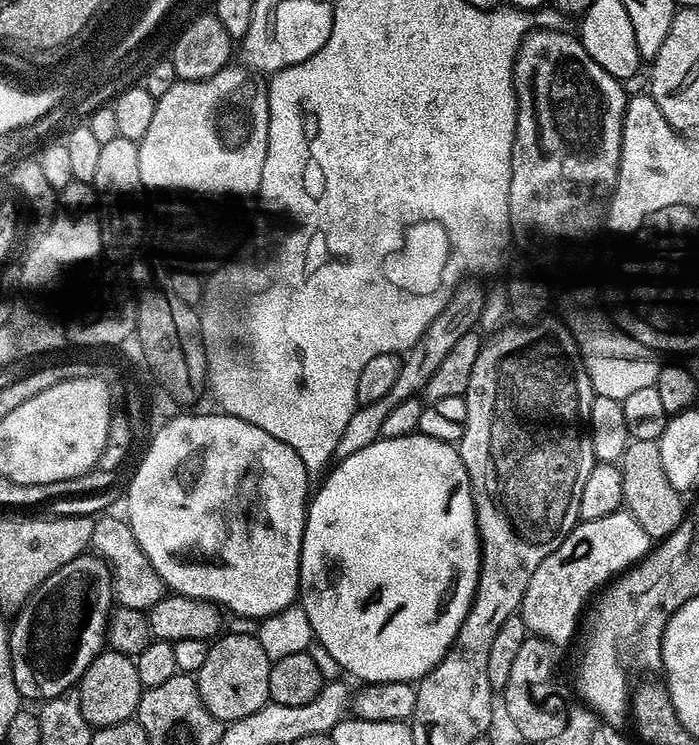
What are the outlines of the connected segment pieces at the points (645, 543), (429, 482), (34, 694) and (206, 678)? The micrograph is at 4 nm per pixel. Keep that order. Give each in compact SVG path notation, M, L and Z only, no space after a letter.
M627 510L606 514L606 518L597 520L581 520L562 546L558 546L558 550L534 570L530 586L526 586L526 594L520 603L520 619L533 637L540 637L553 646L570 643L576 636L576 627L581 627L580 615L584 607L589 607L598 590L635 568L648 556L653 544L646 530L638 526Z
M419 434L390 438L389 440L381 438L370 446L358 450L358 454L343 457L339 463L323 477L323 479L325 478L324 485L317 492L315 489L308 506L308 521L304 527L302 554L300 555L298 603L310 617L315 643L324 647L325 654L342 671L357 676L364 684L402 682L403 680L418 682L427 672L432 672L434 666L438 666L438 662L444 660L444 656L450 650L450 646L470 610L478 586L480 531L476 525L476 507L472 497L470 474L462 462L457 445L438 442L438 438Z
M81 554L66 562L34 594L24 607L19 609L14 634L9 635L10 658L14 682L25 701L52 700L63 692L75 689L82 674L94 662L94 658L105 647L108 635L108 617L112 615L114 597L112 594L112 570L95 554Z
M228 632L211 641L206 662L202 662L199 672L195 673L198 694L214 718L231 722L254 714L269 703L270 672L273 661L269 660L262 642L250 634Z

